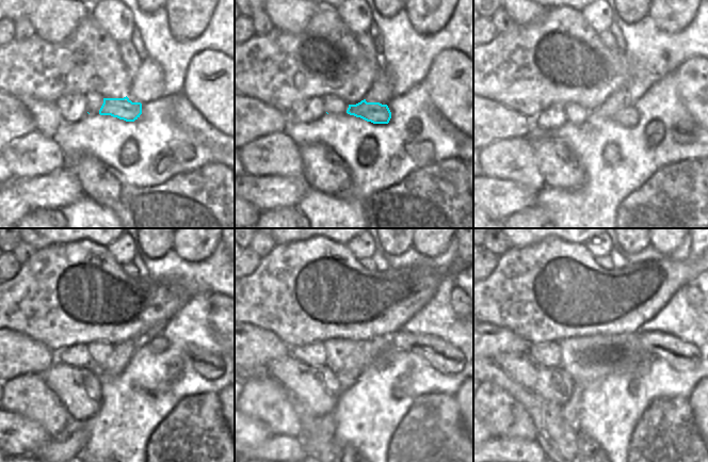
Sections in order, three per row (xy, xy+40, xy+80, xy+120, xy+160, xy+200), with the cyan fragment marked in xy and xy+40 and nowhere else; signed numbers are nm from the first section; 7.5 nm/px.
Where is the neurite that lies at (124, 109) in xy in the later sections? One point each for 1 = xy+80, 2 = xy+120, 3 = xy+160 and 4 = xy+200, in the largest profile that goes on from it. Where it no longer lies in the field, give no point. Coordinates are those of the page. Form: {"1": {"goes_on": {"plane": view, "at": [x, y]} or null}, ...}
{"1": {"goes_on": {"plane": "xy+80", "at": [627, 116]}}, "2": {"goes_on": {"plane": "xy+120", "at": [159, 343]}}, "3": {"goes_on": {"plane": "xy+160", "at": [445, 357]}}, "4": {"goes_on": {"plane": "xy+200", "at": [682, 356]}}}

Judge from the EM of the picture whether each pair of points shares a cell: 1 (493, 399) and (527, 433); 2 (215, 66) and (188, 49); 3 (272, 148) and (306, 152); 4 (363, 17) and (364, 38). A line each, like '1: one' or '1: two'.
1: one
2: two
3: two
4: two

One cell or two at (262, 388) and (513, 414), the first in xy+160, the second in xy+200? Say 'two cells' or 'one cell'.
one cell

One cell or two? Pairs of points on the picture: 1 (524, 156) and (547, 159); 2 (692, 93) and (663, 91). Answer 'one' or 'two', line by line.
1: two
2: two

